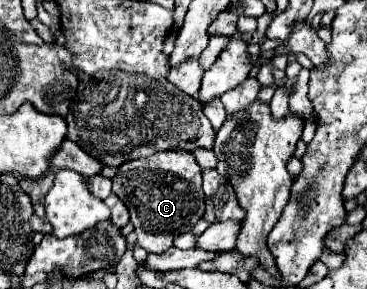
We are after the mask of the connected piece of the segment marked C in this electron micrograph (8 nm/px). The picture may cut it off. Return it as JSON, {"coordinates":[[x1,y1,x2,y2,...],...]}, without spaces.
{"coordinates":[[182,149,156,151,150,157,126,161,112,177,112,193,128,207,138,245,148,253,164,253,172,247,172,239,190,231,204,215,202,169,192,153]]}

